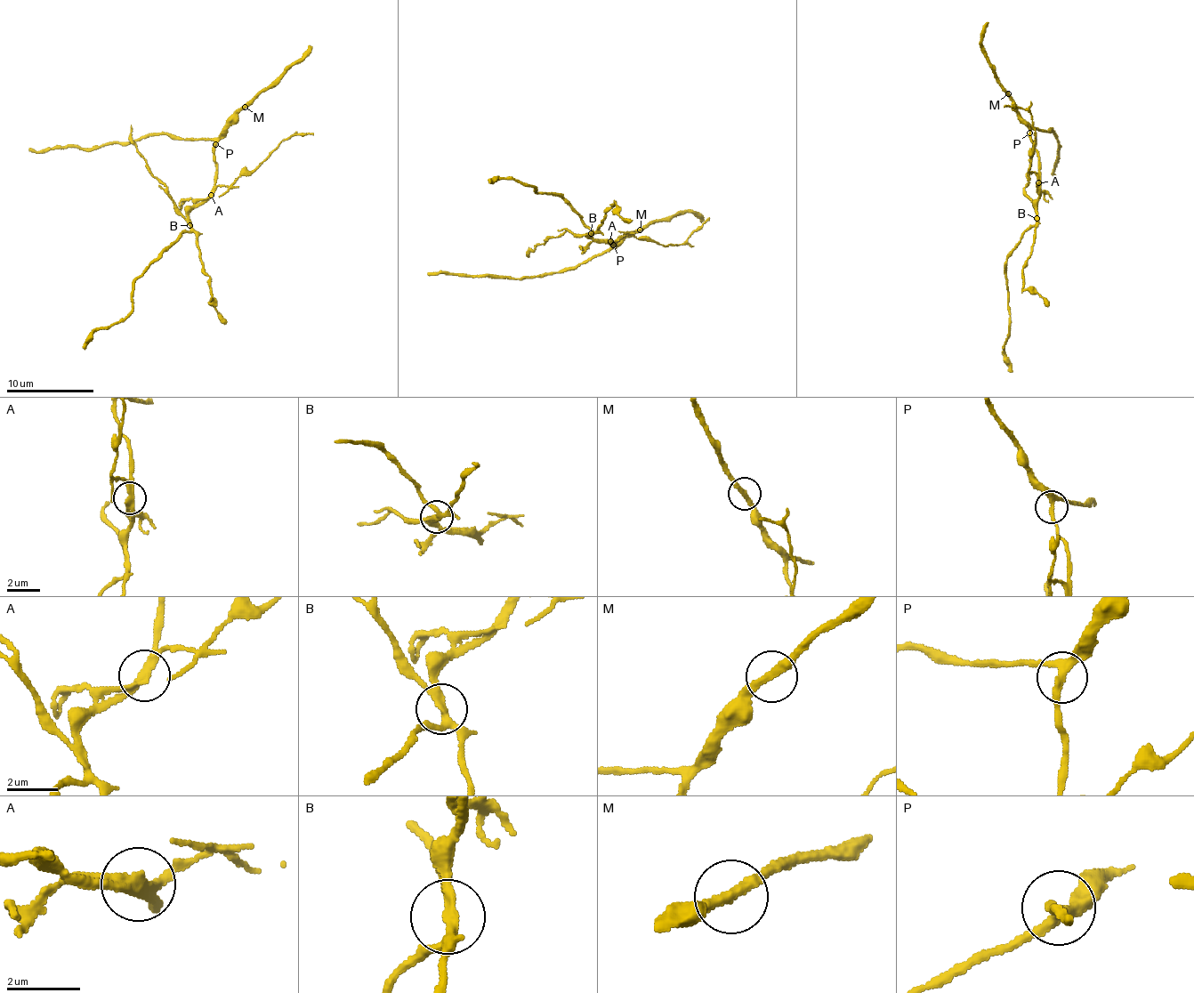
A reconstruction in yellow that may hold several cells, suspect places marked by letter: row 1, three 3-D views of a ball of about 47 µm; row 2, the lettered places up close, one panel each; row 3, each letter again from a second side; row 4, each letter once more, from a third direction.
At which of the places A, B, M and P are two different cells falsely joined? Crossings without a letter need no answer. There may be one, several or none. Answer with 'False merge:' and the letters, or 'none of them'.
False merge: A, B

